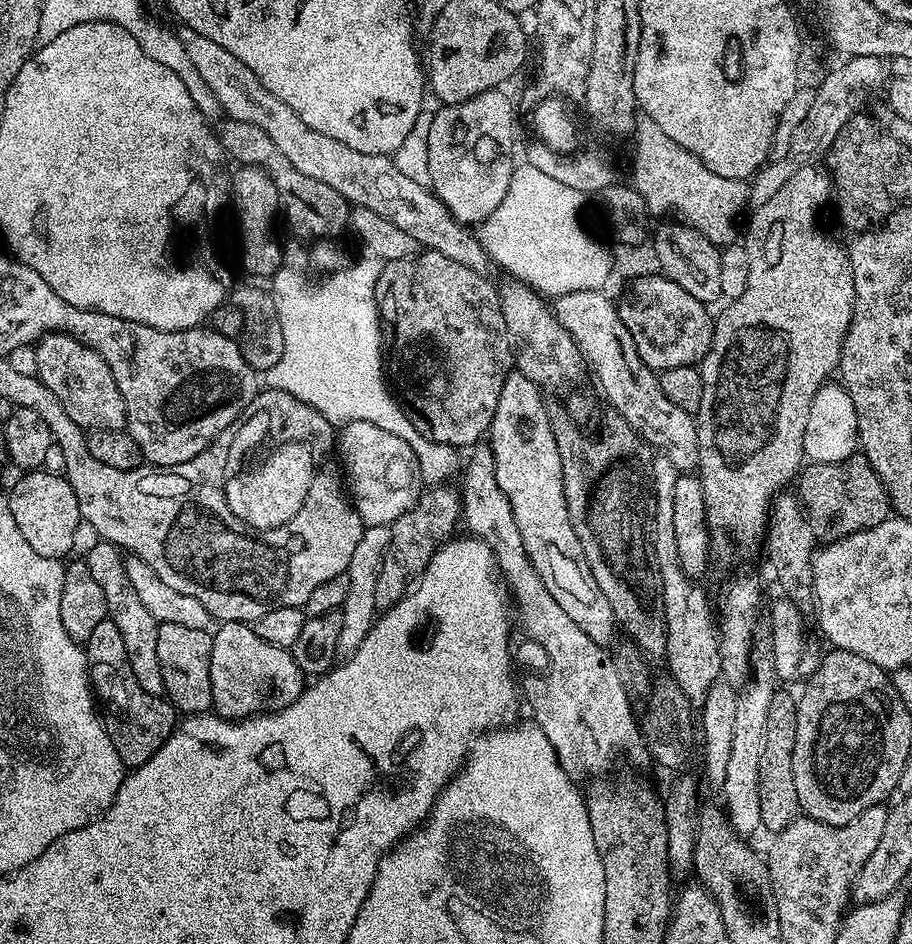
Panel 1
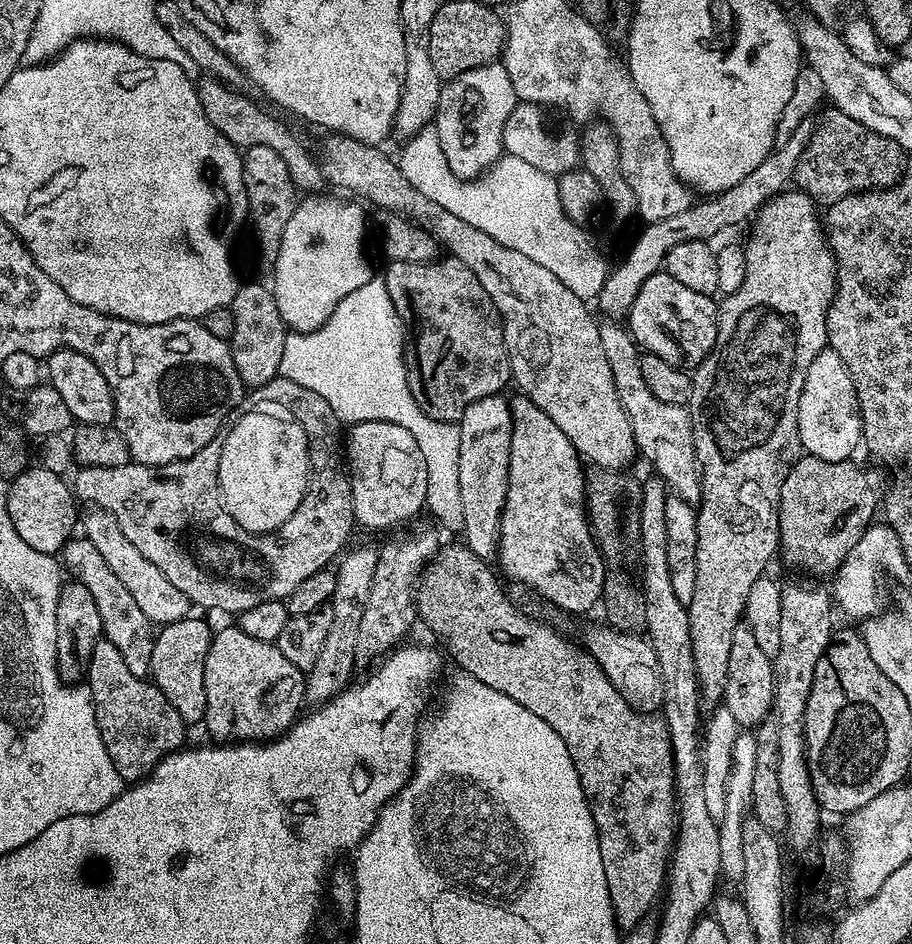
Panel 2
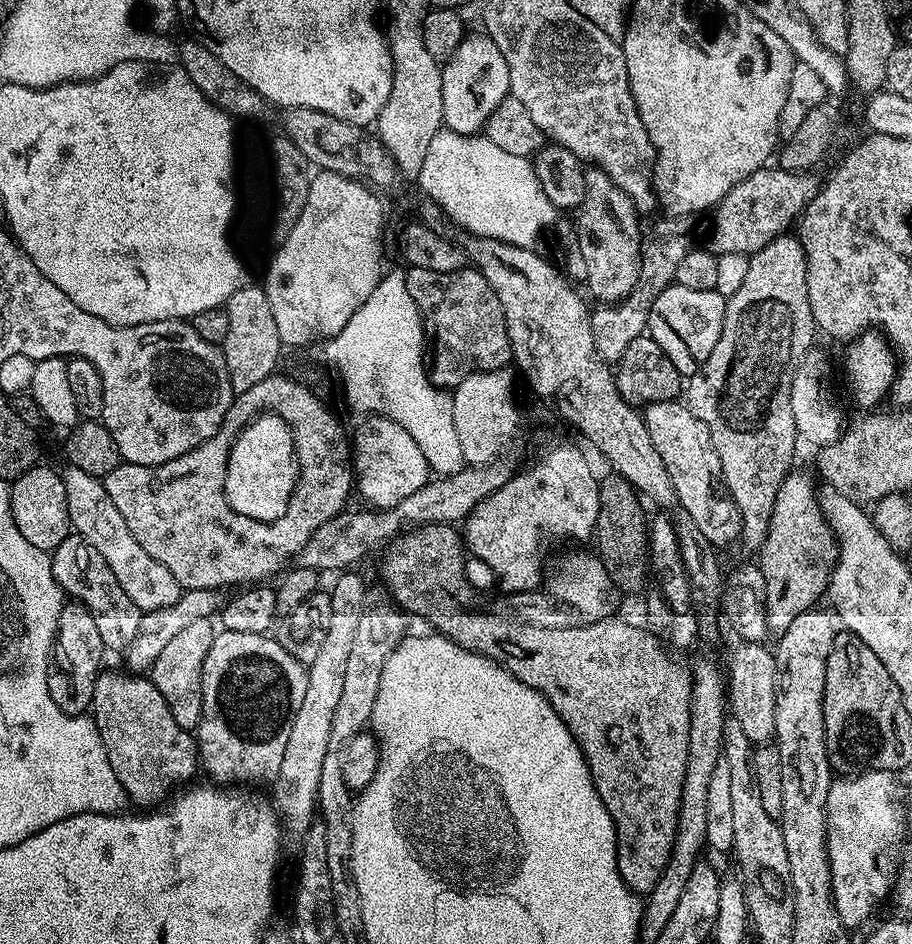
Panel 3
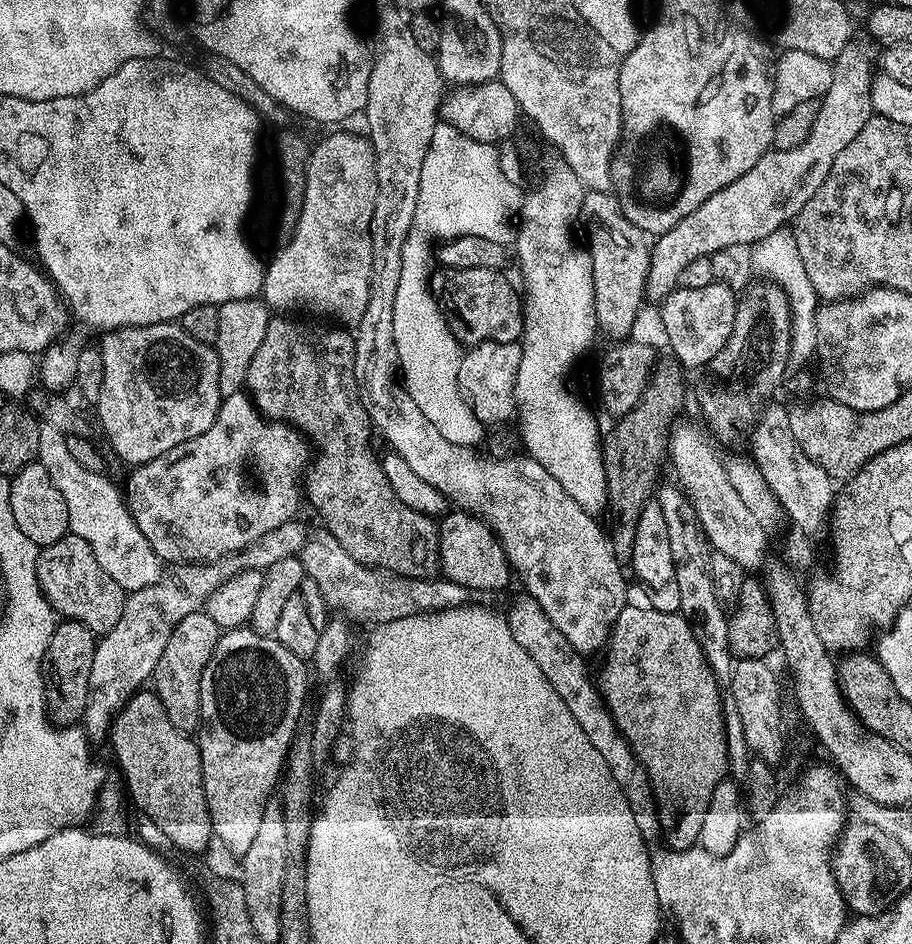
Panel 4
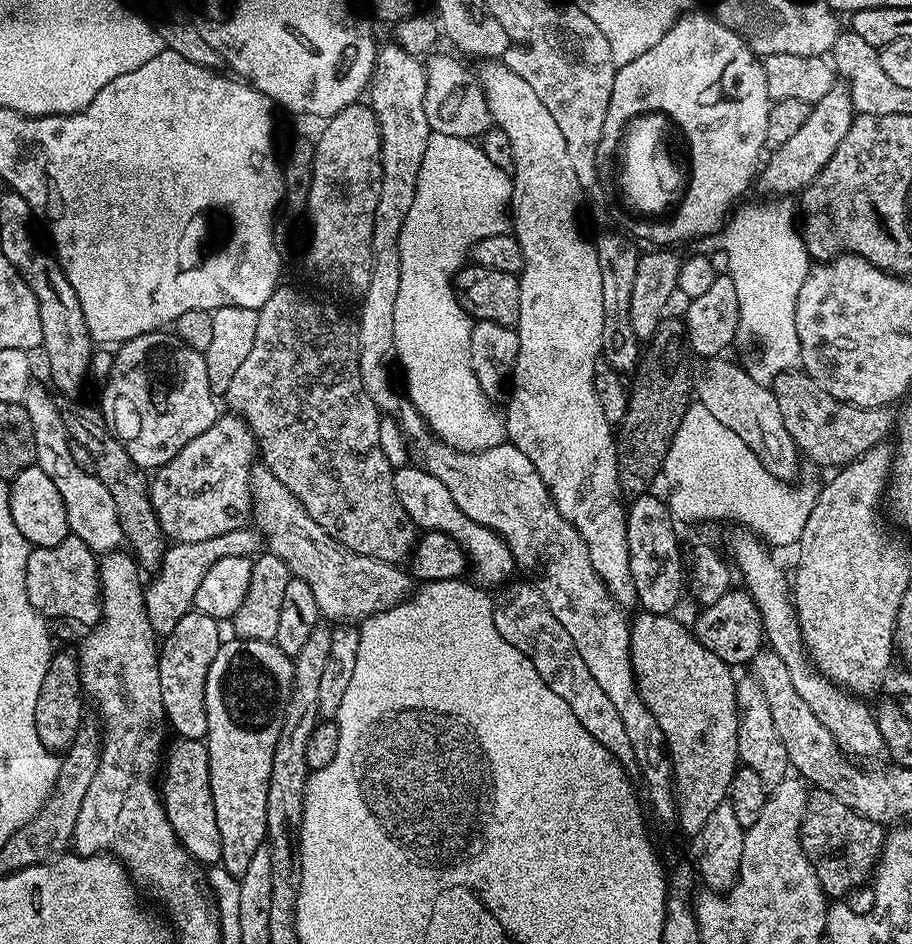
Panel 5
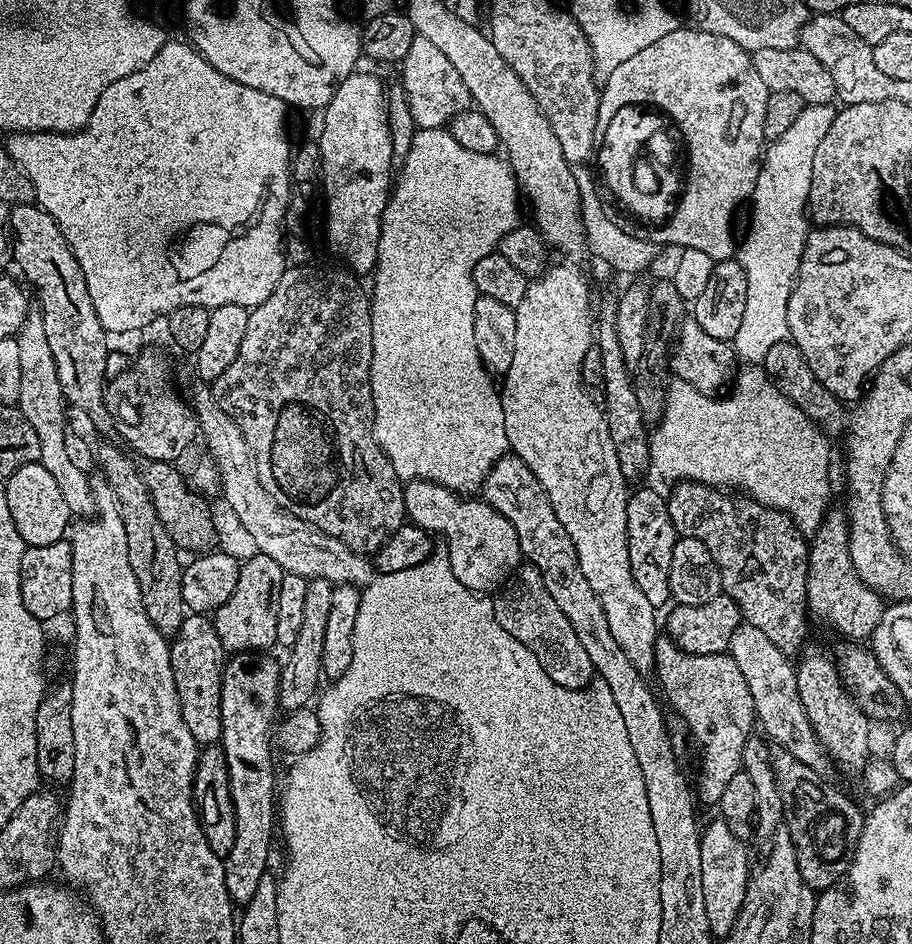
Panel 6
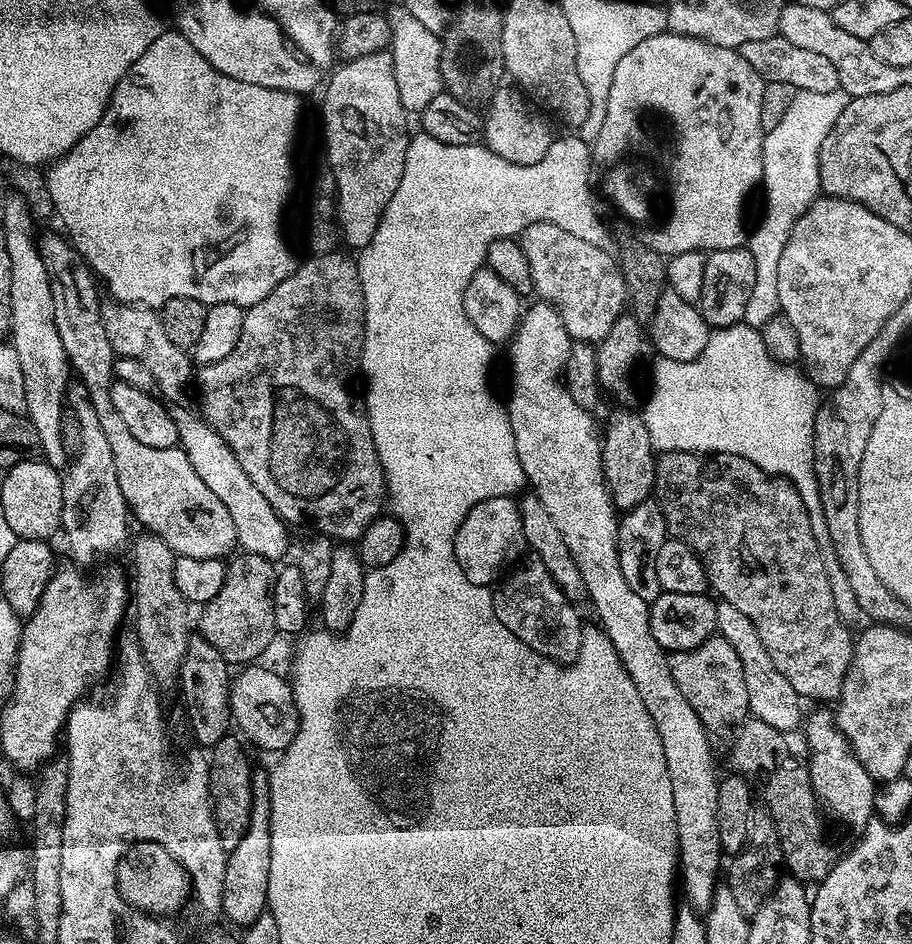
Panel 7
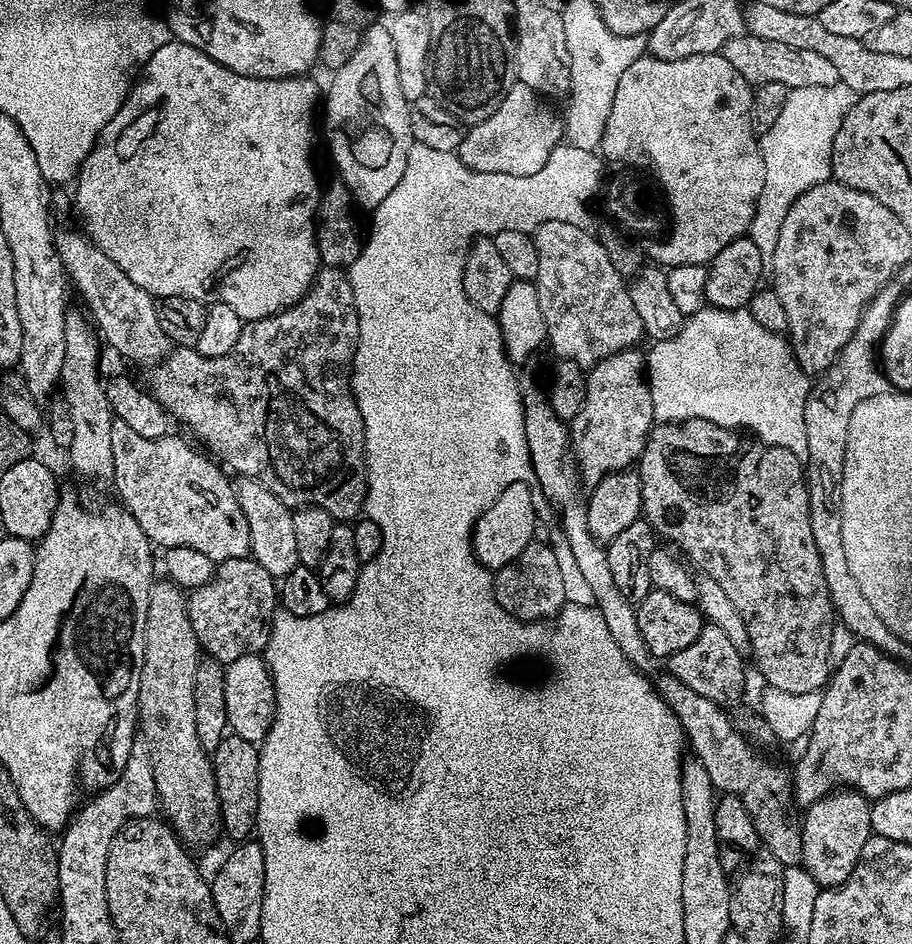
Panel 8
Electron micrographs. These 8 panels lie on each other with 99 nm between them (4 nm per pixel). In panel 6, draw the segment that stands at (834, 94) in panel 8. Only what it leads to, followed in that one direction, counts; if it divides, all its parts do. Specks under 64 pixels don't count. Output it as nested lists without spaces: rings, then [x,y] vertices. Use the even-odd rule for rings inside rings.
[[[832,104],[805,106],[802,114],[798,114],[798,119],[786,129],[786,134],[771,141],[763,153],[760,173],[750,197],[752,229],[749,230],[744,245],[741,248],[739,245],[738,248],[738,259],[742,270],[746,272],[746,310],[742,313],[742,326],[738,326],[738,334],[734,341],[737,357],[741,361],[763,362],[774,342],[789,339],[786,306],[790,306],[790,294],[798,274],[804,241],[810,231],[806,209],[810,194],[810,174],[814,174],[814,150],[818,150],[818,142],[826,138],[826,130],[830,130],[830,122],[834,122],[836,114],[837,109]]]

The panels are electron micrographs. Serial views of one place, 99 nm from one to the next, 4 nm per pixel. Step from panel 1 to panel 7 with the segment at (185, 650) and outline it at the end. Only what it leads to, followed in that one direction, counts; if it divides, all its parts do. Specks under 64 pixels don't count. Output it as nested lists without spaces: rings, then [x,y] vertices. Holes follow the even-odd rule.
[[[189,635],[184,664],[178,677],[178,688],[184,691],[184,708],[188,711],[188,724],[192,727],[193,738],[201,744],[197,744],[201,749],[212,749],[233,731],[231,714],[233,677],[226,658],[222,658],[222,654],[218,654],[218,650],[214,650],[214,646],[210,646],[210,642],[206,642],[204,636]]]

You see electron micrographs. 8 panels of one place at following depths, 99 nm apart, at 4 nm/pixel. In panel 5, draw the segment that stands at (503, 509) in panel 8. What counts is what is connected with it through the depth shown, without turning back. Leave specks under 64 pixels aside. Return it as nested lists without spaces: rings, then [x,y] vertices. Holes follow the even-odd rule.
[[[419,466],[408,467],[397,467],[393,471],[392,482],[398,502],[402,502],[406,514],[416,523],[417,529],[444,532],[456,539],[470,561],[471,579],[479,587],[492,590],[495,584],[500,586],[511,581],[512,572],[517,571],[516,559],[514,554],[510,554],[510,546],[506,546],[503,538],[494,530],[466,518],[466,514],[462,514],[462,510],[458,510],[458,506],[450,498],[450,490],[446,490],[446,486],[442,486],[442,482],[434,478],[434,474]]]

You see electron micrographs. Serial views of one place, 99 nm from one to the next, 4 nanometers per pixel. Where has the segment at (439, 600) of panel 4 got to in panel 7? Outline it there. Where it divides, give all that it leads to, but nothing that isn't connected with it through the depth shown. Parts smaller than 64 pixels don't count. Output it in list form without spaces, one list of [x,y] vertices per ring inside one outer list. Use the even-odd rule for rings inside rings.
[[[108,302],[100,309],[106,338],[110,338],[110,346],[117,357],[132,358],[147,366],[157,380],[159,395],[168,402],[180,402],[187,394],[188,387],[194,384],[194,361],[187,351],[174,346],[169,335],[163,330],[161,317],[147,306]]]

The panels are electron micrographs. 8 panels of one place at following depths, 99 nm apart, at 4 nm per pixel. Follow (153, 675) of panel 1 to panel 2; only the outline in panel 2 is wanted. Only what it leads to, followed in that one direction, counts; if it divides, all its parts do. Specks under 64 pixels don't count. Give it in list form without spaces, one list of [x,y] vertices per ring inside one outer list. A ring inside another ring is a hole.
[[[87,538],[69,540],[62,549],[62,564],[71,579],[82,582],[82,586],[90,590],[90,595],[98,605],[98,614],[102,614],[103,639],[118,646],[122,662],[126,662],[130,674],[147,677],[152,671],[152,651],[156,641],[154,625],[146,618],[146,614],[142,614],[142,609],[138,602],[134,602],[130,590],[126,590],[126,586],[122,586],[120,579],[115,576],[114,570],[110,570],[110,565],[103,560],[100,551],[94,547],[94,542]]]

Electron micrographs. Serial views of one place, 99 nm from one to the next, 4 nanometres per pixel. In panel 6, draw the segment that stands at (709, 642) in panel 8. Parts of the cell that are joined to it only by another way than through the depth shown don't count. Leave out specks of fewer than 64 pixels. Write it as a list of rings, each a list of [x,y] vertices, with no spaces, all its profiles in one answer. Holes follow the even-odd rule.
[[[657,639],[654,677],[664,691],[663,699],[673,708],[682,721],[687,735],[700,751],[700,781],[694,784],[694,792],[704,804],[719,805],[726,790],[726,782],[741,771],[743,748],[753,735],[752,726],[757,723],[754,698],[750,698],[750,686],[738,670],[738,662],[725,653],[690,654],[672,640]]]

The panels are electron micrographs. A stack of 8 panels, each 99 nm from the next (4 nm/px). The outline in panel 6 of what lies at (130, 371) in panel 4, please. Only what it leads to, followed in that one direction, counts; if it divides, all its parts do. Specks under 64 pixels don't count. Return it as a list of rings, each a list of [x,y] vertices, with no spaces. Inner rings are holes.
[[[144,352],[140,357],[136,356],[124,372],[115,373],[107,381],[104,389],[104,401],[108,404],[108,409],[112,411],[119,439],[129,449],[132,447],[138,455],[144,456],[145,461],[167,460],[176,462],[176,459],[191,446],[192,439],[197,439],[196,415],[192,412],[191,404],[182,395],[181,389],[180,392],[176,389],[176,384],[172,381],[172,364],[164,352]]]

